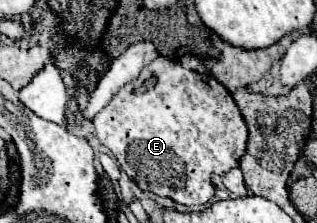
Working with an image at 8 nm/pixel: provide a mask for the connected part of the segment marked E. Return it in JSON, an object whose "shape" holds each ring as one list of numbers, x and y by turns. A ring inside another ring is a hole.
{"shape":[[159,56,159,58,153,62,153,66,155,66,155,72,157,72,157,74,155,74,155,80,157,80,155,86,149,88,147,92,119,92,119,94,115,94,115,96,111,98,111,102,109,102,101,112,95,114,95,118,93,118,95,134,97,134,99,142,101,142,103,146,107,146,107,148,115,154,115,158,117,158,119,164,121,164,121,168,129,174,131,180,135,180,135,182,139,184,139,188,149,190,149,192,153,192,153,194,157,194,157,196,173,198,175,202,185,204,185,206,199,206,199,204,205,204,205,202,209,202,211,196,213,196,213,186,211,186,211,180,209,180,211,174,223,174,223,172,227,172,227,170,239,166,239,160,241,160,241,156,243,156,243,152,245,152,247,126,245,126,245,122,243,122,243,118,241,118,241,112,239,112,235,100,231,98,231,94,225,90,223,84,217,84,217,80,215,80,211,74,199,74,199,72,193,72,193,70,185,70,177,60,171,60,171,58,165,58,165,56]]}

